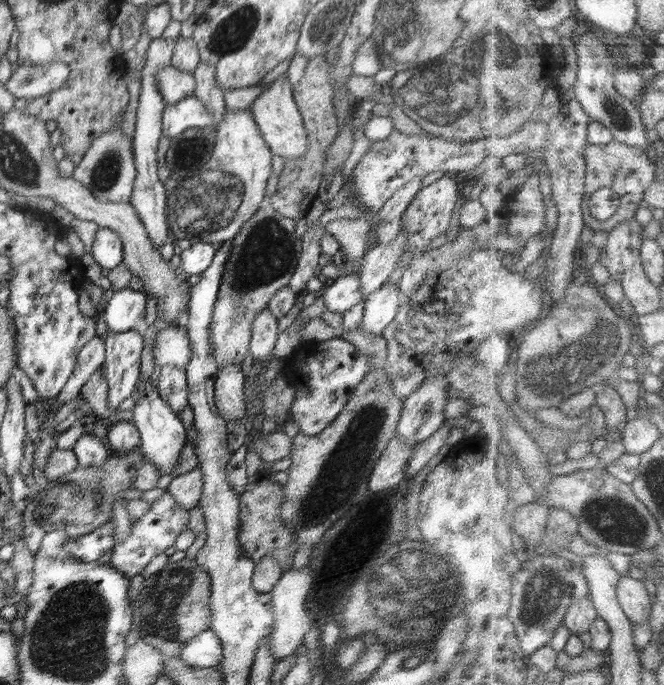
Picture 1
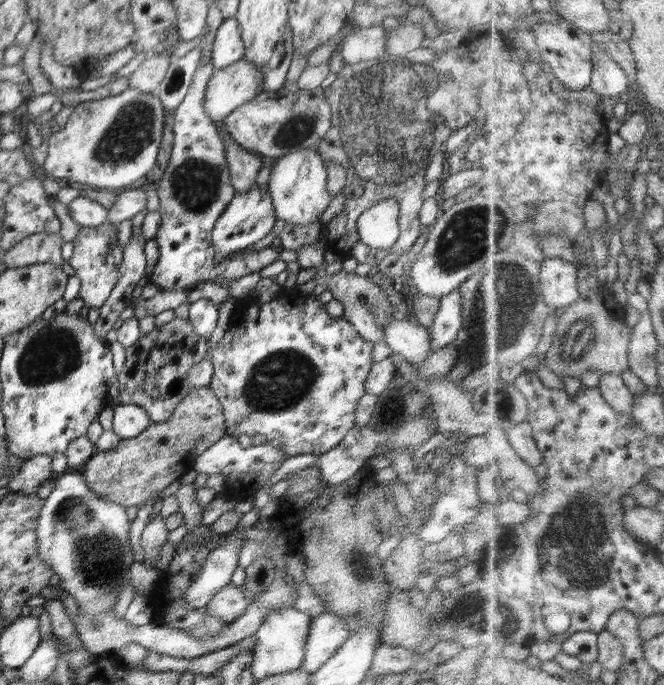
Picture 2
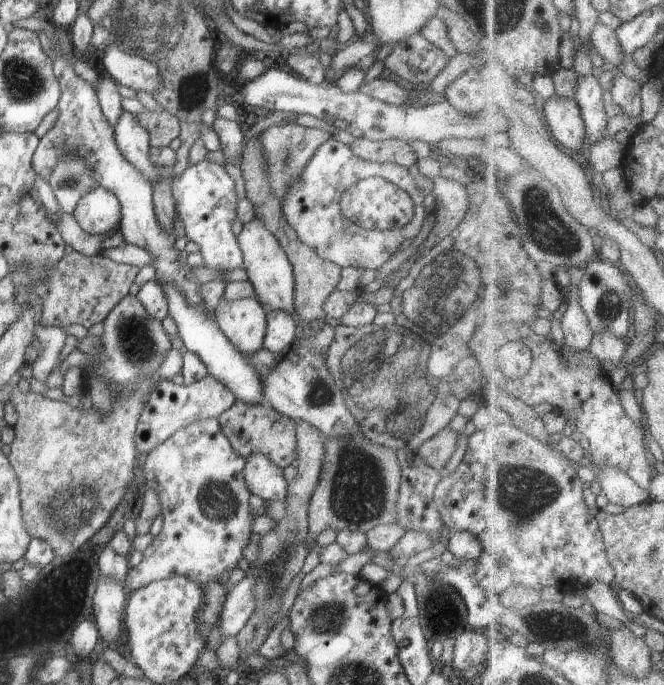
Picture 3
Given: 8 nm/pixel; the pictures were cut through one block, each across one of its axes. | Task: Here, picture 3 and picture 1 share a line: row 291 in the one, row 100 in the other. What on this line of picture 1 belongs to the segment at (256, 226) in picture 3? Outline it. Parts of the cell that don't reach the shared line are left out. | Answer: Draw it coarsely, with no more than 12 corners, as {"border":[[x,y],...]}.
{"border":[[280,75],[250,105],[262,138],[285,161],[308,148],[308,134]]}

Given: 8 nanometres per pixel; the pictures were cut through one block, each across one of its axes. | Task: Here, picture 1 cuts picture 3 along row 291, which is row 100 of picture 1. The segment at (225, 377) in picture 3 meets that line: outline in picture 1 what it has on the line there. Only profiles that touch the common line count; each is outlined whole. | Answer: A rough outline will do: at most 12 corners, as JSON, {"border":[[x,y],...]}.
{"border":[[171,64],[153,75],[167,104],[192,97],[194,76]]}

